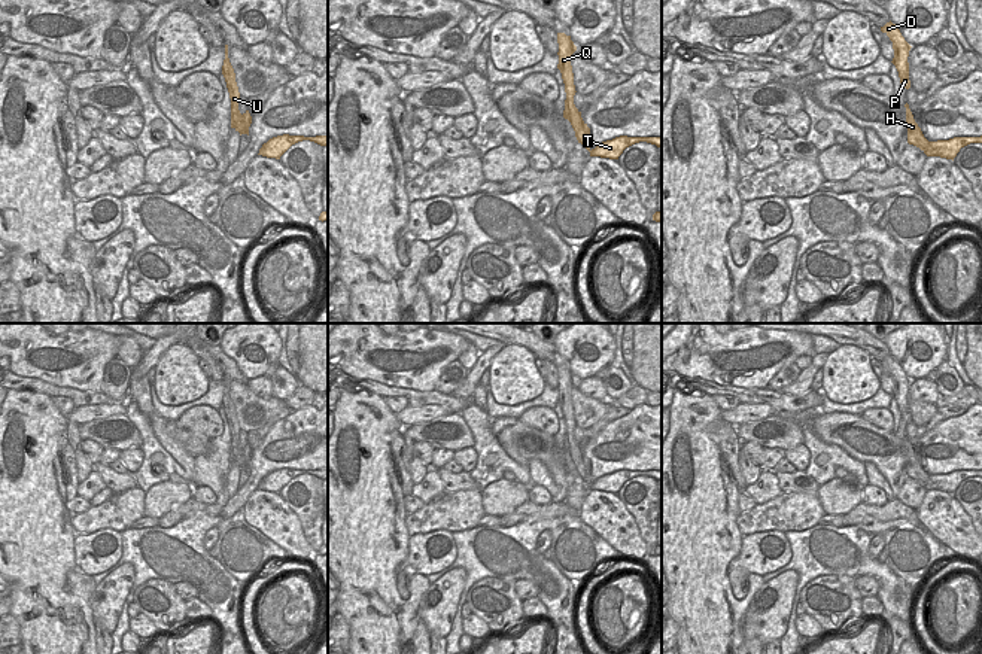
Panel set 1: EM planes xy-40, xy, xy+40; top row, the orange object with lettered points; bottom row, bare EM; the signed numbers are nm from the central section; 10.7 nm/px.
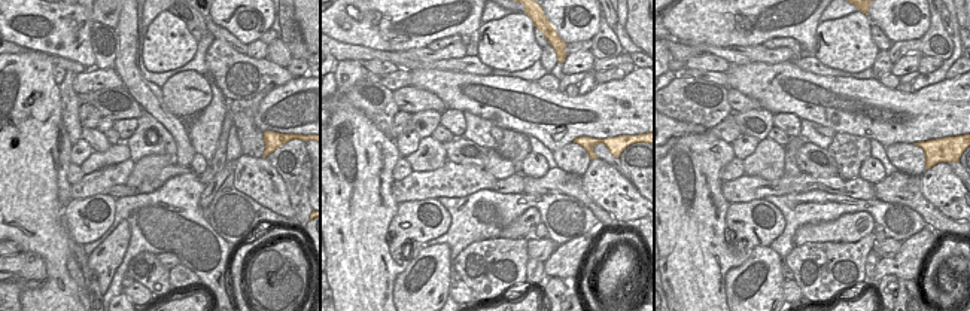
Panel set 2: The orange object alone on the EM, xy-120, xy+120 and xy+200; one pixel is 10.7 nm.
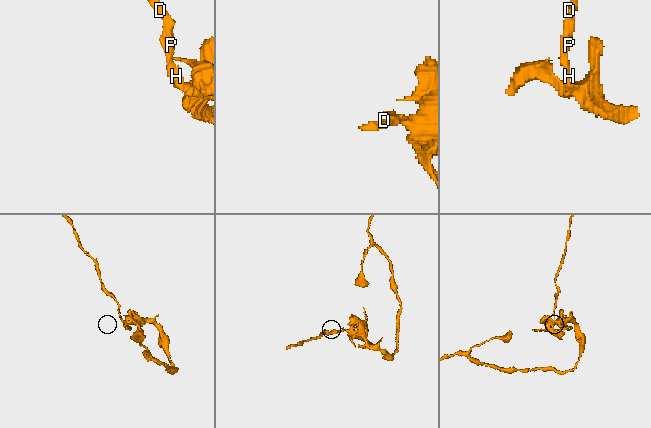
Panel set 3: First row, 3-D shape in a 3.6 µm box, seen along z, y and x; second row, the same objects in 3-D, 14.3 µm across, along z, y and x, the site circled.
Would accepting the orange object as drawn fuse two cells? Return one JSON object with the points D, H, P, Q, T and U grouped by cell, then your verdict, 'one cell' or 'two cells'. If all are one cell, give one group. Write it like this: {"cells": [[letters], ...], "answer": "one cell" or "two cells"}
{"cells": [["D", "H", "P", "Q", "U"], ["T"]], "answer": "two cells"}

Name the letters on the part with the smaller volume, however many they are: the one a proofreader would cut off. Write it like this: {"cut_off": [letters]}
{"cut_off": ["D", "H", "P", "Q", "U"]}

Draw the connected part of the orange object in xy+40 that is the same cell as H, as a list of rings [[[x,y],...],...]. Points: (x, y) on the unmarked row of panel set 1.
[[[907,436],[905,438],[905,441],[906,441],[906,457],[907,457],[907,477],[915,478],[915,474],[924,468],[921,462],[918,460],[918,457],[915,456]]]

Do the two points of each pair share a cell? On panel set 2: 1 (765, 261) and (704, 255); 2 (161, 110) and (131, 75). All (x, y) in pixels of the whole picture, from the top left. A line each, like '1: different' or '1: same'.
1: different
2: same

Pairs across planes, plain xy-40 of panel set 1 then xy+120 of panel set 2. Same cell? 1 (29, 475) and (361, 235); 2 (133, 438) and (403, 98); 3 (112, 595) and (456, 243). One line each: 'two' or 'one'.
1: one
2: one
3: two

